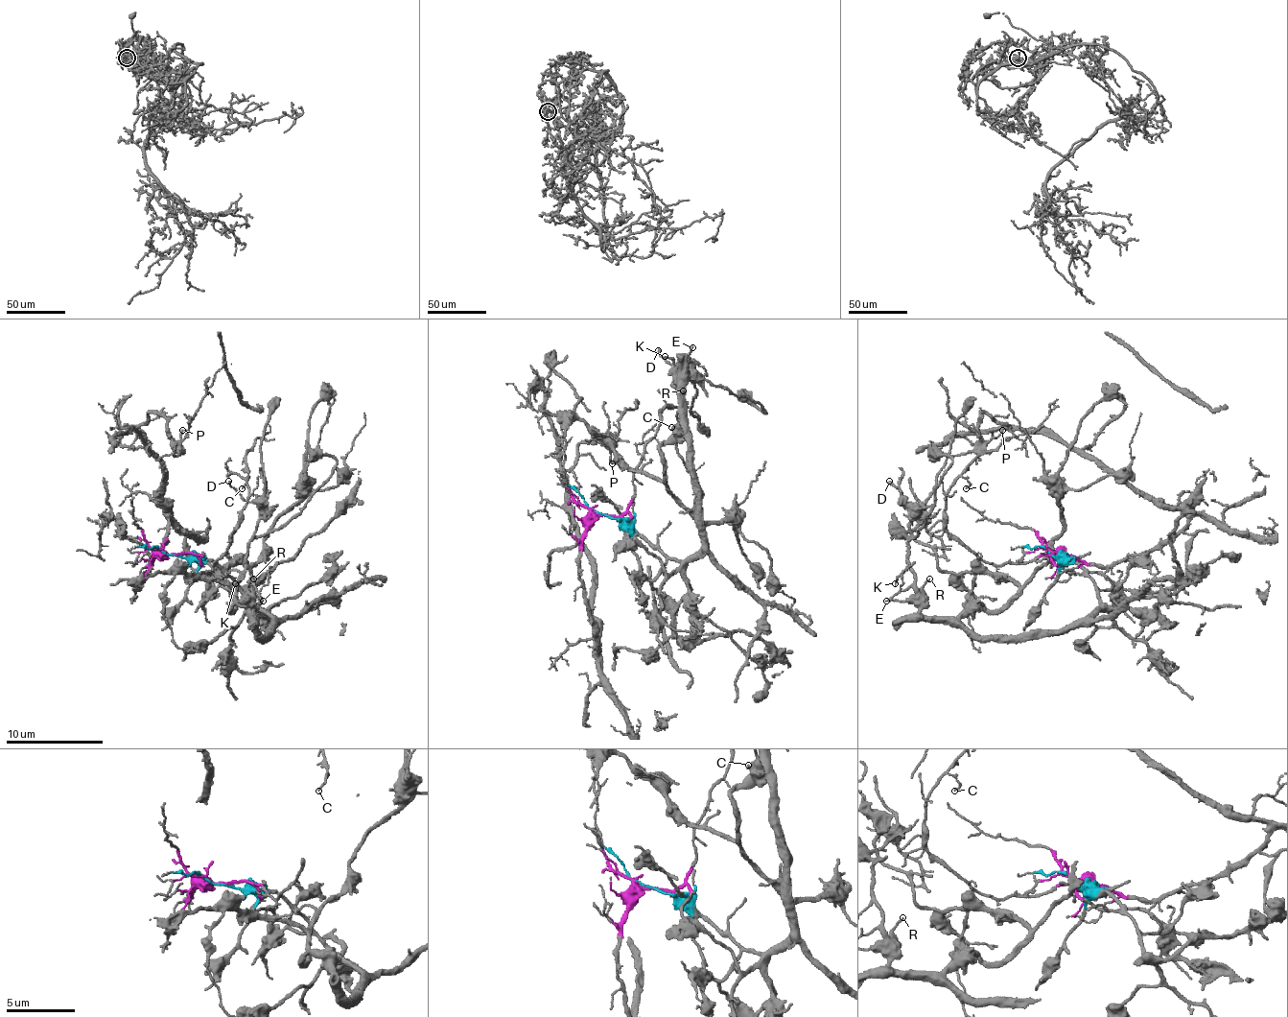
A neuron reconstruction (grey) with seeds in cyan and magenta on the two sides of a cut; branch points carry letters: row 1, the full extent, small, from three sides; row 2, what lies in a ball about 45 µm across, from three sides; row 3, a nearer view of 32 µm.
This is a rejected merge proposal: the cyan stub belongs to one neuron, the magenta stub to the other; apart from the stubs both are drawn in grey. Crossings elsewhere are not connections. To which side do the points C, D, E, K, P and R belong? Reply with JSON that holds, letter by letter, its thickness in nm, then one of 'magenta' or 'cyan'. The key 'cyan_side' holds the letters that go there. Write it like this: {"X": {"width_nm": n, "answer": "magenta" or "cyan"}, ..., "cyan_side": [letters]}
{"C": {"width_nm": 130, "answer": "magenta"}, "D": {"width_nm": 170, "answer": "cyan"}, "E": {"width_nm": 150, "answer": "cyan"}, "K": {"width_nm": 120, "answer": "cyan"}, "P": {"width_nm": 130, "answer": "magenta"}, "R": {"width_nm": 120, "answer": "cyan"}, "cyan_side": ["D", "E", "K", "R"]}

